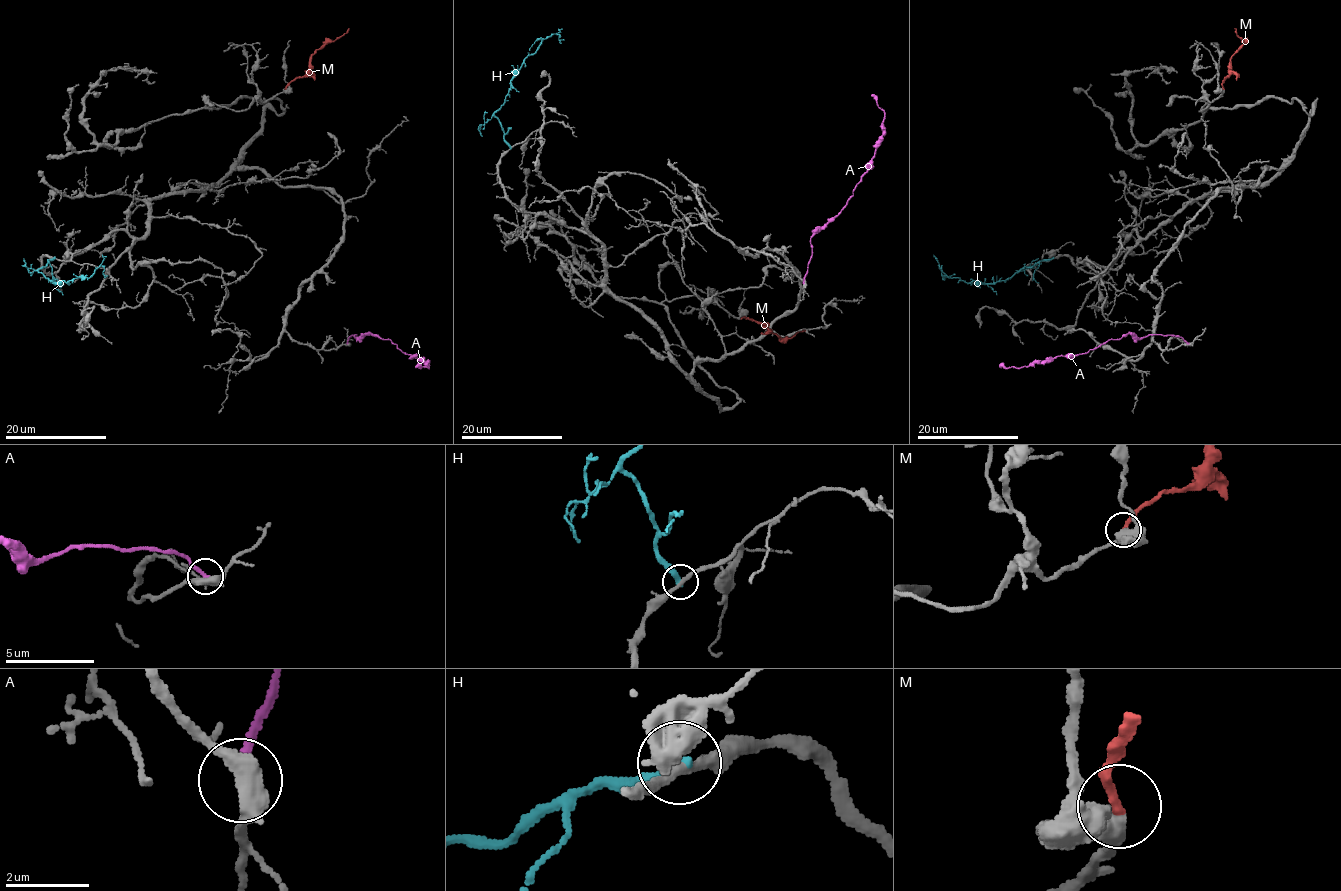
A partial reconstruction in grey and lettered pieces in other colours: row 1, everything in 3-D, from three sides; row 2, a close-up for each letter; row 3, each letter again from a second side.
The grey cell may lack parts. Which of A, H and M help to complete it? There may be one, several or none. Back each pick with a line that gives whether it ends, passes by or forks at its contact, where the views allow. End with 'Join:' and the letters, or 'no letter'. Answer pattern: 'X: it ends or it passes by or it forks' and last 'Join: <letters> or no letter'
M: it ends
Join: M

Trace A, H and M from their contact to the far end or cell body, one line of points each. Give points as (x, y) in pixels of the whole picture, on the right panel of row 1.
A: (1188, 342), (1174, 335), (1138, 337), (1124, 334), (1084, 354), (1048, 358), (1017, 368), (999, 365)
H: (1052, 258), (991, 283), (944, 278), (938, 266), (948, 278)
M: (1223, 88), (1222, 83), (1231, 68), (1232, 56), (1243, 44), (1234, 28)

